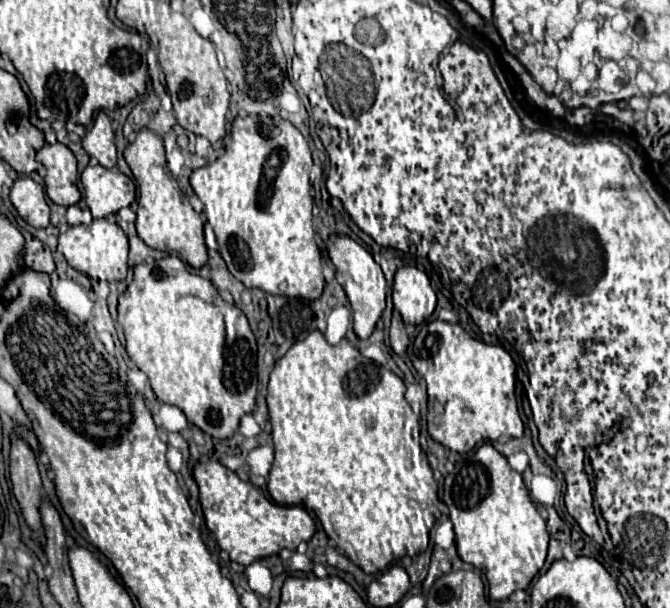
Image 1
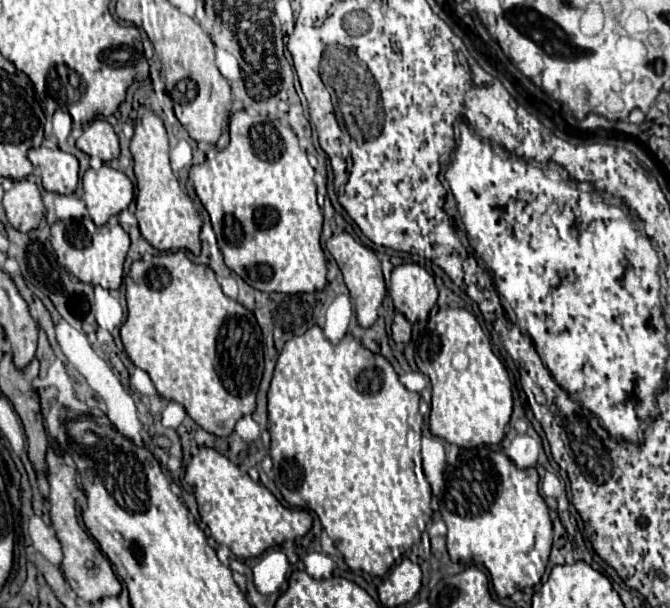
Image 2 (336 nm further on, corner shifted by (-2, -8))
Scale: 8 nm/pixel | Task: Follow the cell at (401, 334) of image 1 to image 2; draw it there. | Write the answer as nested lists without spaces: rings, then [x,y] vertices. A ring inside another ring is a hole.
[[[398,312],[392,322],[392,338],[396,344],[406,344],[411,339],[412,324]]]

